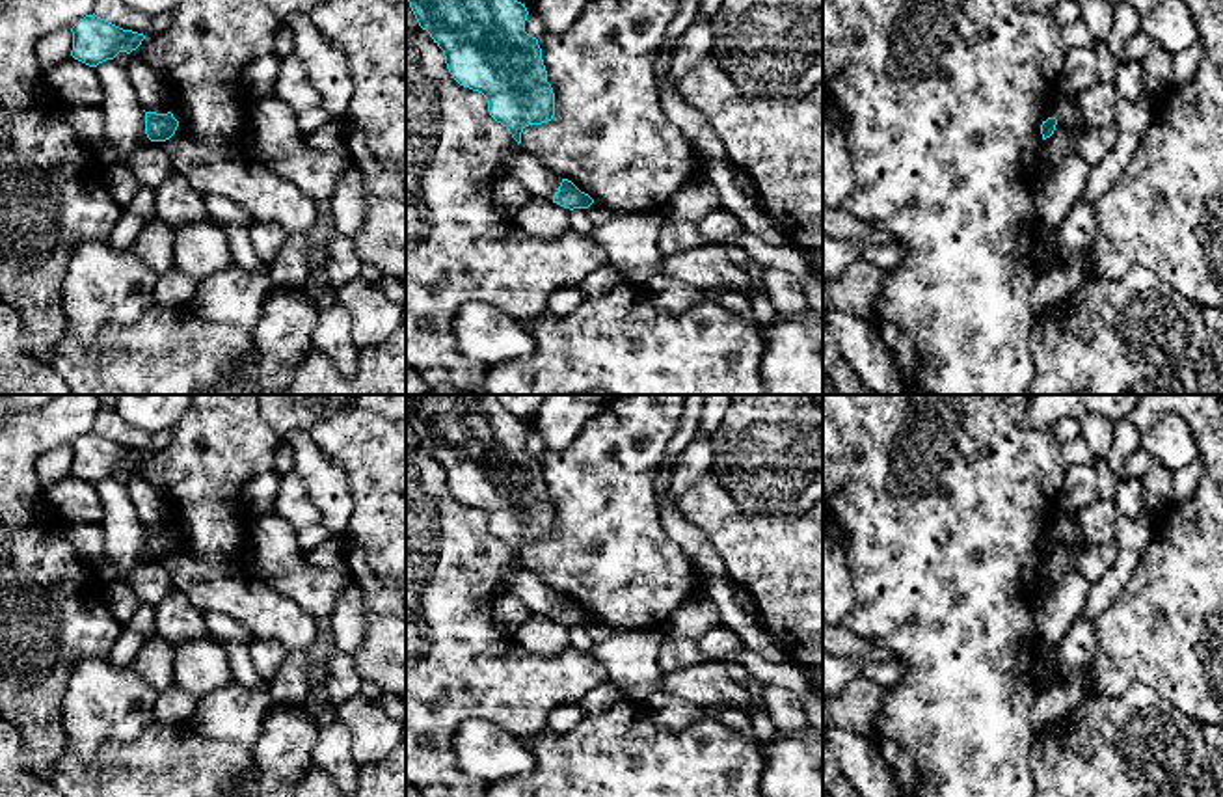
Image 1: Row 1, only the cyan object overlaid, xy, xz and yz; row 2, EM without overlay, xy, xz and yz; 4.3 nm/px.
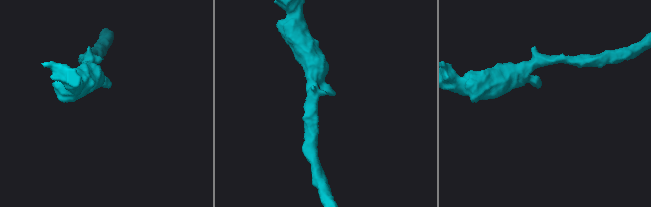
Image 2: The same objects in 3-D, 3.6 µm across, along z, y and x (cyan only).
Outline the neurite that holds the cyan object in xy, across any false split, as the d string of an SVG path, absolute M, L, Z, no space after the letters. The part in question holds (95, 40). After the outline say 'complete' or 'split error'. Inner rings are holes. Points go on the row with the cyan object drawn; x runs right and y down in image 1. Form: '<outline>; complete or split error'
M95 13L80 19L71 32L71 56L89 67L114 60L119 52L130 54L145 39L143 34L123 30Z; complete

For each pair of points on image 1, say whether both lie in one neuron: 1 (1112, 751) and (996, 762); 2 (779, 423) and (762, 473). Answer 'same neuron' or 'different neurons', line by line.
1: different neurons
2: same neuron

